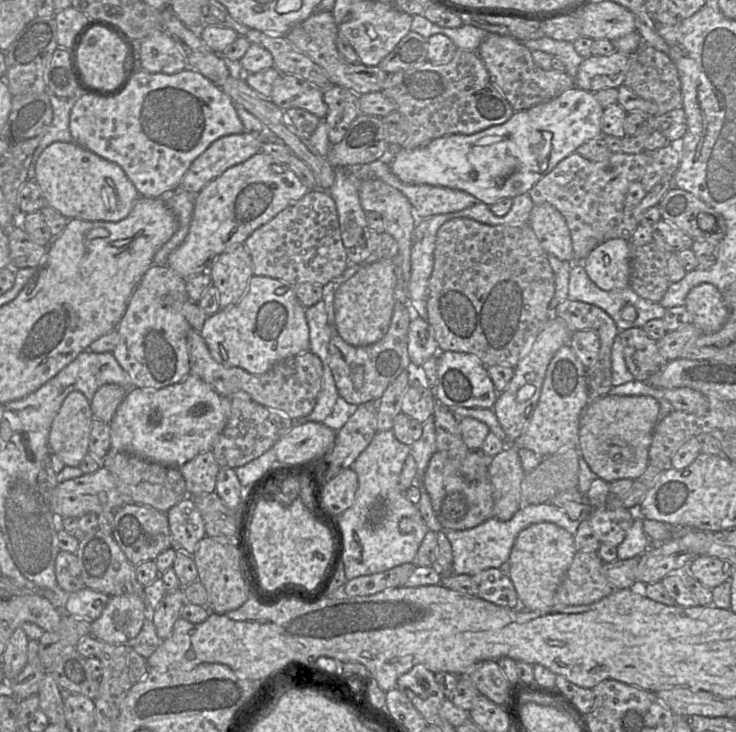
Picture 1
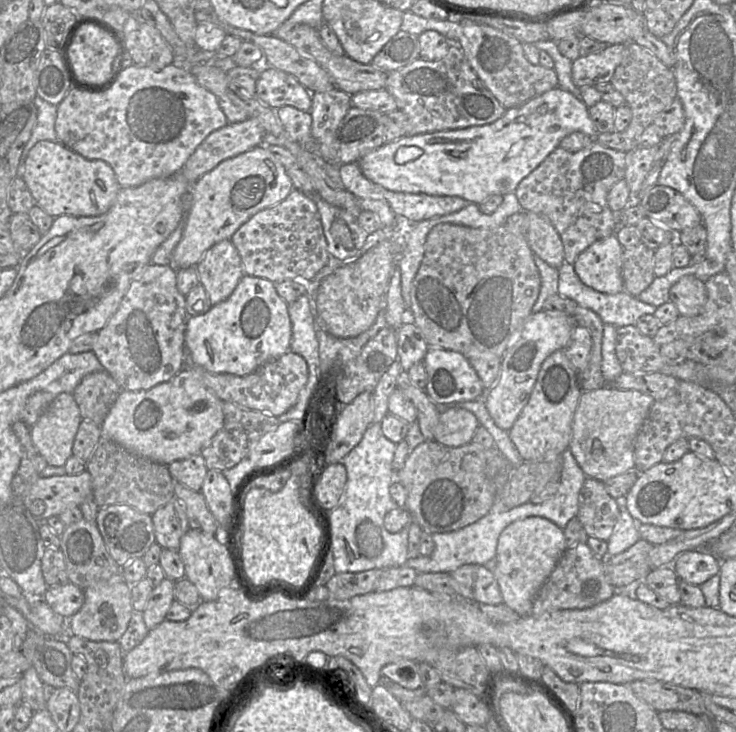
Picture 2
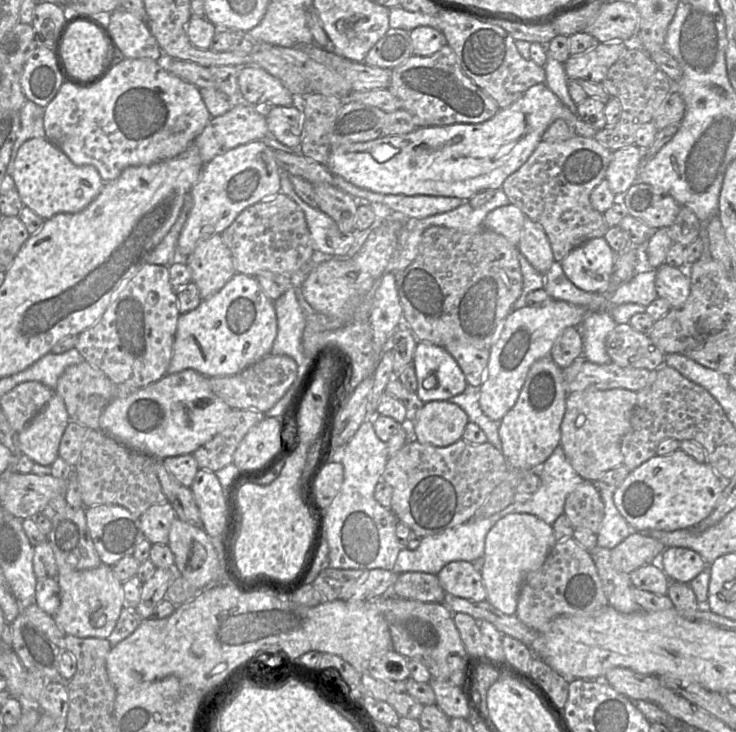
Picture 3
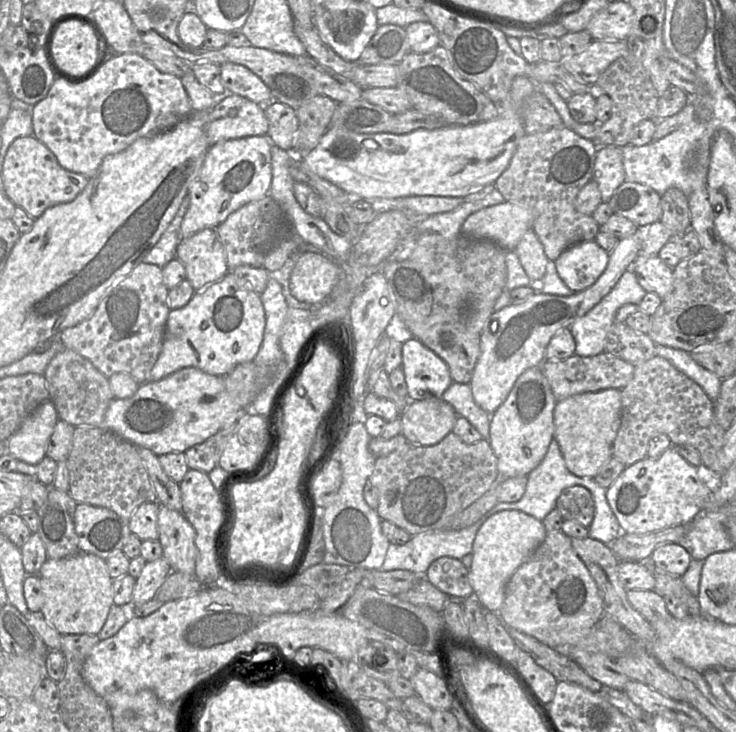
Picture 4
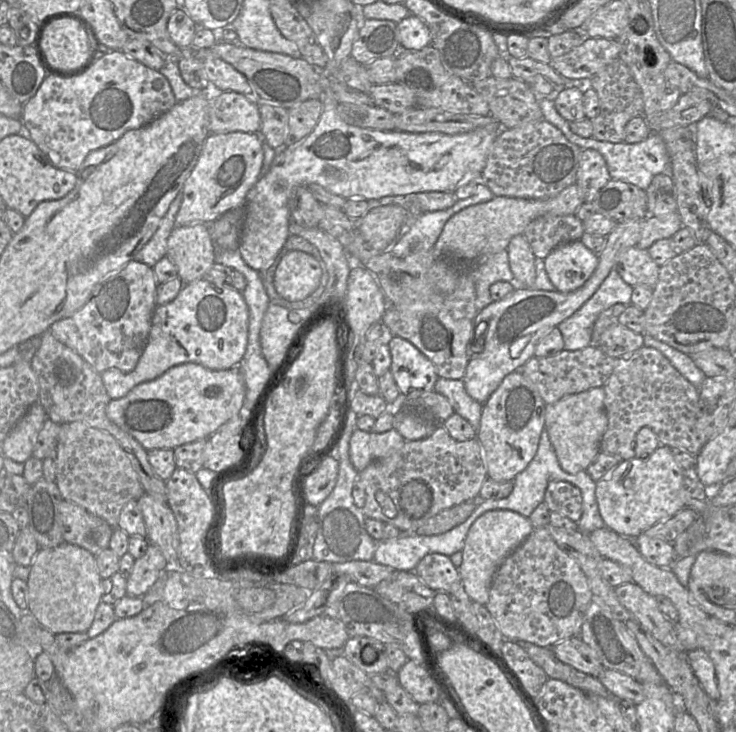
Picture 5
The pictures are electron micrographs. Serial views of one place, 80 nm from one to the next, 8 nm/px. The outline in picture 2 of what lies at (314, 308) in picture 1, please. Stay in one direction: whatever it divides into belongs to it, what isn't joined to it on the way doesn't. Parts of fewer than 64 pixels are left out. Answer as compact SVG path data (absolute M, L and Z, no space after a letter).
M306 295L288 303L288 312L292 324L290 352L302 356L309 368L309 378L305 387L300 391L298 401L306 404L318 378L320 369L319 342L314 315L310 309Z

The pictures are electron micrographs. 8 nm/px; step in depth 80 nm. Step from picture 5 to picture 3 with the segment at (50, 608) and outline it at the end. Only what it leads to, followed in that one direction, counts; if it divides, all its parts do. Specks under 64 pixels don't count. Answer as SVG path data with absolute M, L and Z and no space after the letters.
M102 563L93 569L59 573L56 580L60 588L60 606L52 616L61 631L66 635L80 638L107 639L115 628L124 608L123 582L116 577L112 567Z

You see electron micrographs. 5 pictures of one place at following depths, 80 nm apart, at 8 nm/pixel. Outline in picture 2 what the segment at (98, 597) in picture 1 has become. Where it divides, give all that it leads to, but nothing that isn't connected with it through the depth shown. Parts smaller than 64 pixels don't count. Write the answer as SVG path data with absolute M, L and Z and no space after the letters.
M72 584L50 585L43 600L52 608L54 612L66 618L77 613L84 604L83 590Z

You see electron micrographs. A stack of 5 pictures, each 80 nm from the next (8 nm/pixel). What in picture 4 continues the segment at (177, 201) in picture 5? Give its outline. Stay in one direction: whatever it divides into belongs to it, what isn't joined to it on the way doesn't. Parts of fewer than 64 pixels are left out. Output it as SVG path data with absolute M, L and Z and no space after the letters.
M182 203L180 204L175 217L158 242L143 257L143 263L153 264L162 268L171 260L176 259L176 247L180 241L180 226L187 209L183 208Z

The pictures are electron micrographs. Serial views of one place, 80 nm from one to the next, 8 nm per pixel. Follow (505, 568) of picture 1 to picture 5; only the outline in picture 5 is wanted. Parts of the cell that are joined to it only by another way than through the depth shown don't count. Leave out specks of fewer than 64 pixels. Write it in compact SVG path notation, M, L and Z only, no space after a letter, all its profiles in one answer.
M491 510L480 515L471 525L464 547L461 551L462 562L458 567L460 583L468 596L475 602L485 605L489 599L490 585L493 576L504 559L511 554L524 539L534 530L528 517L510 510Z

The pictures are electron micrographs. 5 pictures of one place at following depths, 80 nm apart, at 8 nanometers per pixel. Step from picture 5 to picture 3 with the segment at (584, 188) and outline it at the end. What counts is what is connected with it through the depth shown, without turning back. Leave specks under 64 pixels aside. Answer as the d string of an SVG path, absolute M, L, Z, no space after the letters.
M635 145L613 151L605 180L616 196L637 182L638 170L645 156L646 149Z

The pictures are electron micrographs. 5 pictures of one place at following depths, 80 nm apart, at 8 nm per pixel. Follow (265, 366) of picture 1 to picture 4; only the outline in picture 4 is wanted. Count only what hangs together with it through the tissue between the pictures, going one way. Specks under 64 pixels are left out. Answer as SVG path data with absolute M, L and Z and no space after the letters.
M228 273L223 279L197 290L182 308L170 310L161 352L150 372L150 381L194 367L207 374L225 376L256 357L264 338L265 310L260 295L238 285Z

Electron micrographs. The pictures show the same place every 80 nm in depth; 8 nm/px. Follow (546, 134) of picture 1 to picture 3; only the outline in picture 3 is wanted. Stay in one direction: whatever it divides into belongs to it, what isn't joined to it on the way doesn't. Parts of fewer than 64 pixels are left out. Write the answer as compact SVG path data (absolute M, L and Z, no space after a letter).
M539 83L484 122L420 127L404 135L383 136L367 142L341 146L331 152L326 167L352 184L377 193L447 196L467 201L481 191L501 189L506 178L528 160L543 140L545 131L557 119L563 119L576 135L582 137L593 137L597 131L583 122L575 111L565 106L545 83Z

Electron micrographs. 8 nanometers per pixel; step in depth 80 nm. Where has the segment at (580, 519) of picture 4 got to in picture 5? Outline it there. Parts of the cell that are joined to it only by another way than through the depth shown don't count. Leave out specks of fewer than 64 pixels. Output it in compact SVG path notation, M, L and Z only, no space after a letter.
M550 481L544 503L550 511L577 522L582 515L582 494L579 488L565 481Z

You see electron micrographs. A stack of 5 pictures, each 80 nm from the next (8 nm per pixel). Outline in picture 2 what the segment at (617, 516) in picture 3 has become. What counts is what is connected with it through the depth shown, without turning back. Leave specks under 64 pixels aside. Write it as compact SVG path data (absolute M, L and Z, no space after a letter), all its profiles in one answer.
M618 498L616 500L619 504L620 515L607 540L608 556L614 556L627 550L641 538L635 520L625 506L625 499Z

